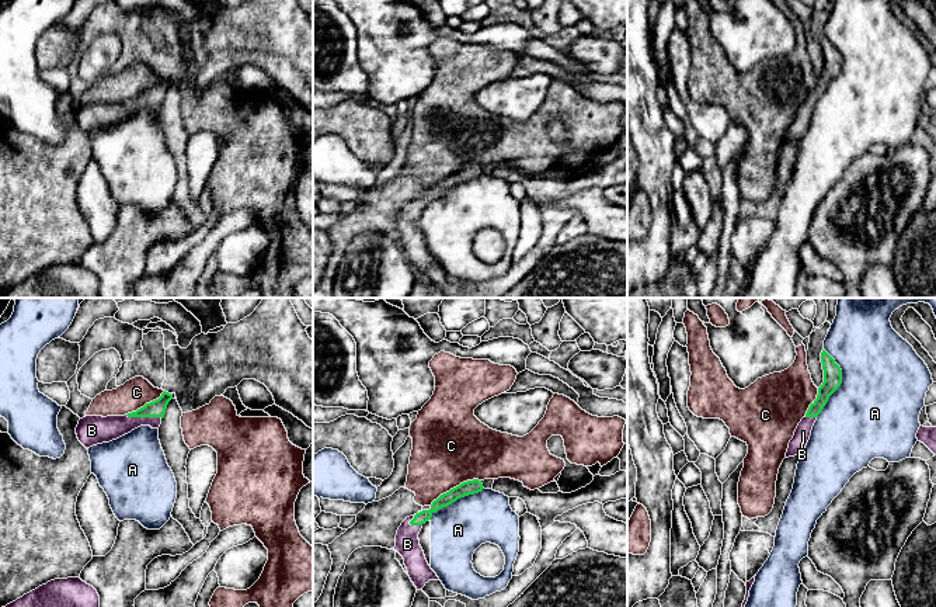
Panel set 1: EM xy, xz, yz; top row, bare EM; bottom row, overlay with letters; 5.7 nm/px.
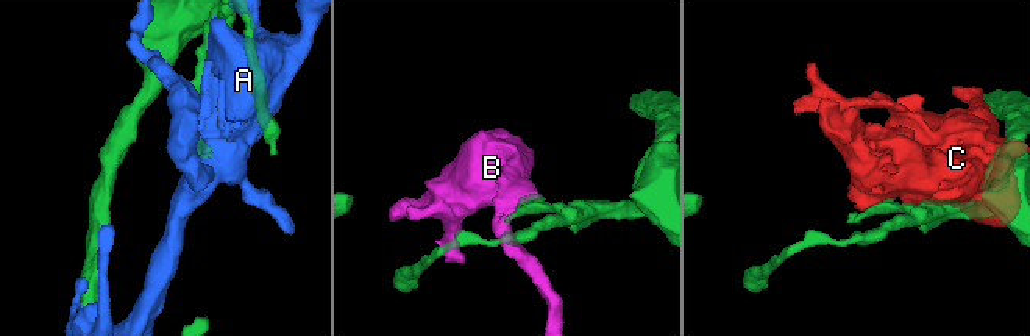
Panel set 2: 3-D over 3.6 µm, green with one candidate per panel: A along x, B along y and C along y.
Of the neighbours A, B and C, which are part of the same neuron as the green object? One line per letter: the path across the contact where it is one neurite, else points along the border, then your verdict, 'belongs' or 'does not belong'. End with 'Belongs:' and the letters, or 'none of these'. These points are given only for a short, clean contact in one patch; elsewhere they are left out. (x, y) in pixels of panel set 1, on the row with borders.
A: does not belong
B: belongs
C: does not belong
Belongs: B

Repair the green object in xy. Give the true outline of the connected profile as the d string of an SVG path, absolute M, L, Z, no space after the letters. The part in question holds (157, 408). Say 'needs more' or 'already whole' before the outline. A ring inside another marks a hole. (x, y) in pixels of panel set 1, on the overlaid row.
needs more; M164 391L159 399L125 416L86 416L76 427L77 438L86 448L90 448L116 440L140 426L159 429L171 399L173 395Z

